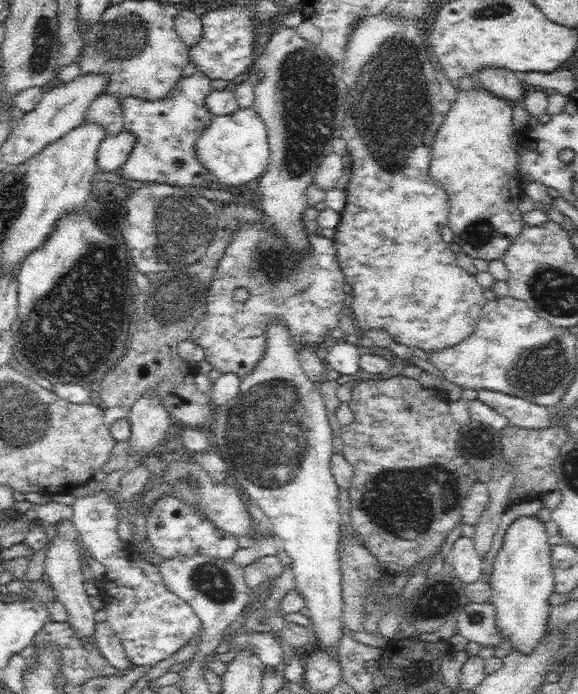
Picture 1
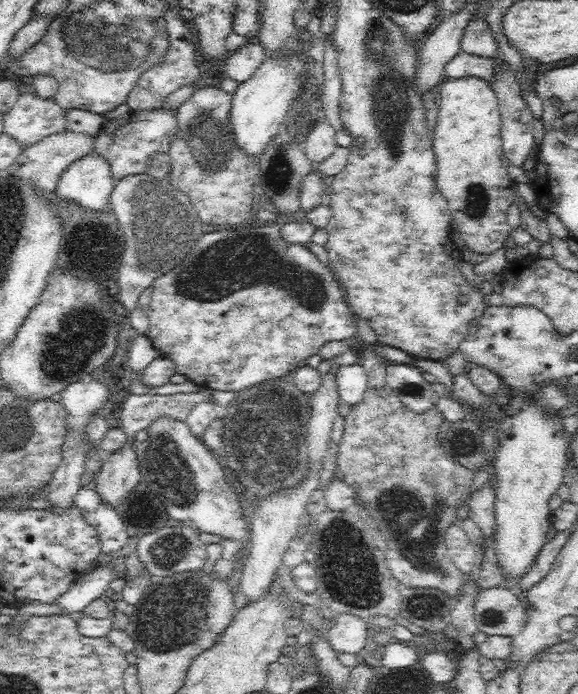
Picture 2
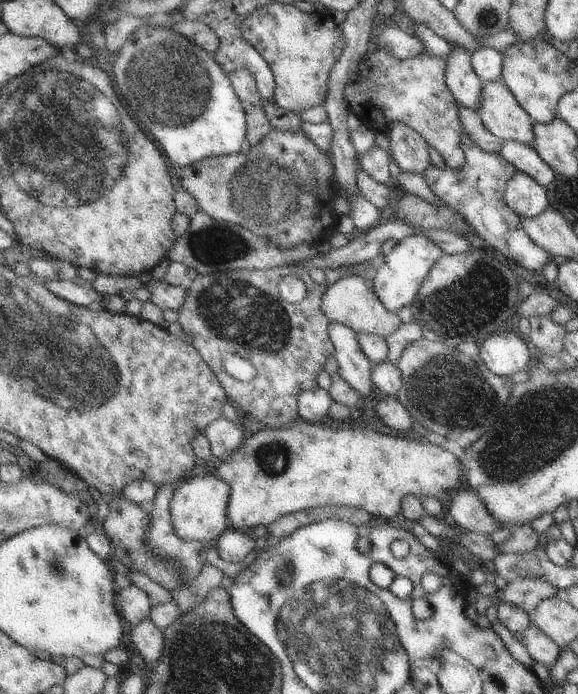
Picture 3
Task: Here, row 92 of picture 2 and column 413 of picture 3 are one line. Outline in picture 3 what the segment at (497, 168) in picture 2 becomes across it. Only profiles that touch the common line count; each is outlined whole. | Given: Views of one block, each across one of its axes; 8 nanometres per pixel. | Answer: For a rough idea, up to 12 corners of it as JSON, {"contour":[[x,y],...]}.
{"contour":[[299,420],[215,475],[238,531],[316,507],[395,522],[466,486],[446,447]]}

